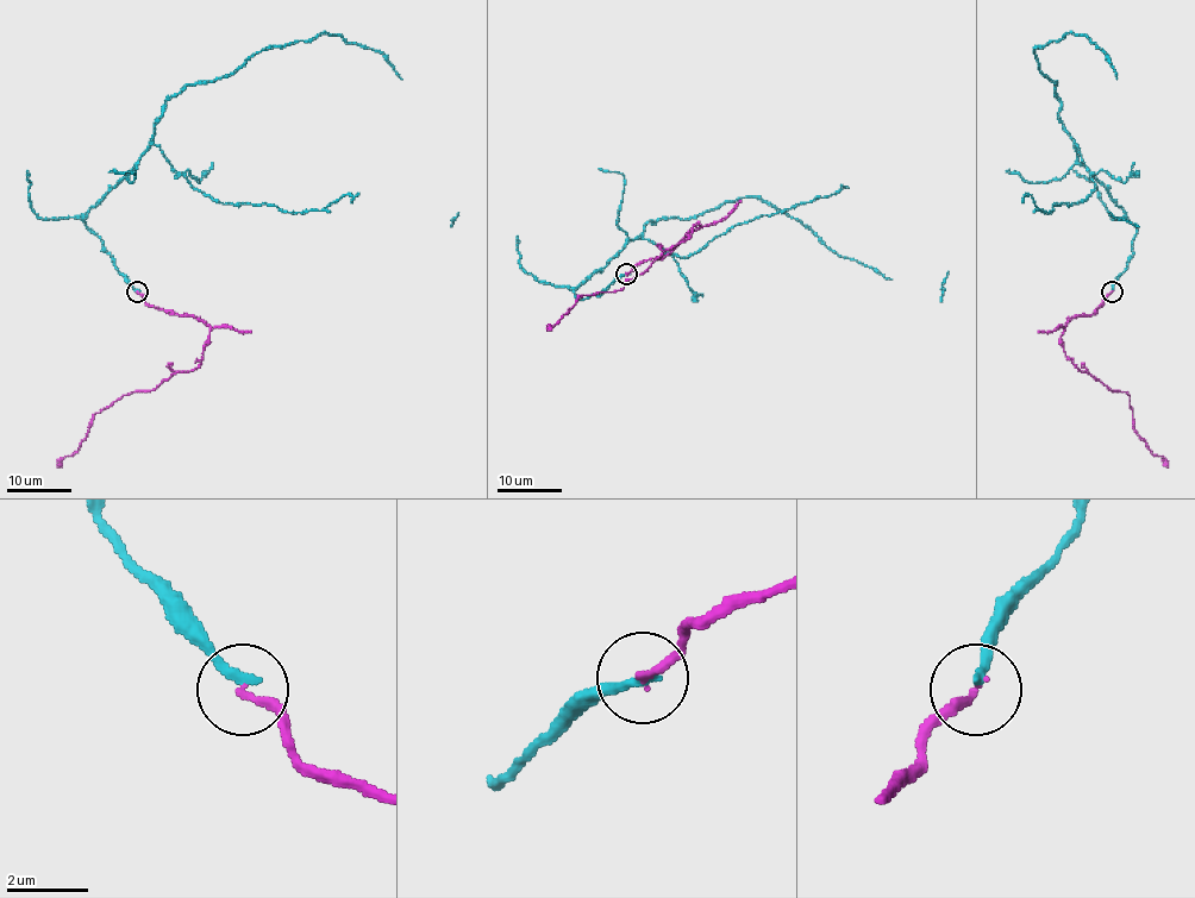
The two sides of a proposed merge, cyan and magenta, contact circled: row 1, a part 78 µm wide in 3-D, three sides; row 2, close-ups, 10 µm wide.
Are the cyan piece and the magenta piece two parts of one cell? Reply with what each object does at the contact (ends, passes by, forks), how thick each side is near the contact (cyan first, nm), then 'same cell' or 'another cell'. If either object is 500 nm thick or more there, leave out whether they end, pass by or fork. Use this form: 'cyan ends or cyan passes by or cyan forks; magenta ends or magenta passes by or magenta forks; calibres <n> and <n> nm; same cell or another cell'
cyan ends; magenta ends; calibres 240 and 200 nm; same cell

